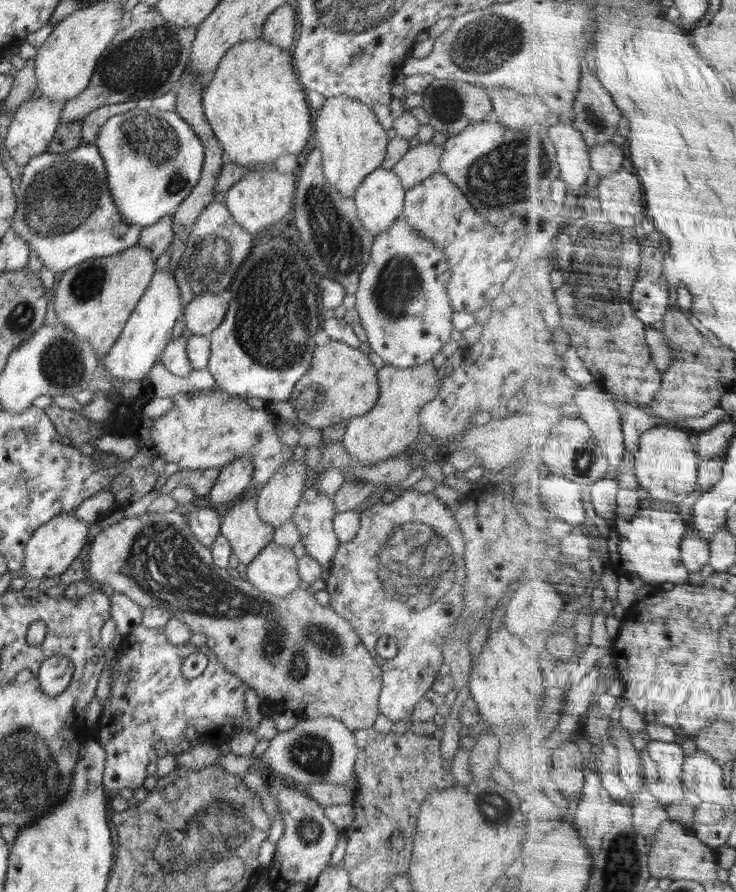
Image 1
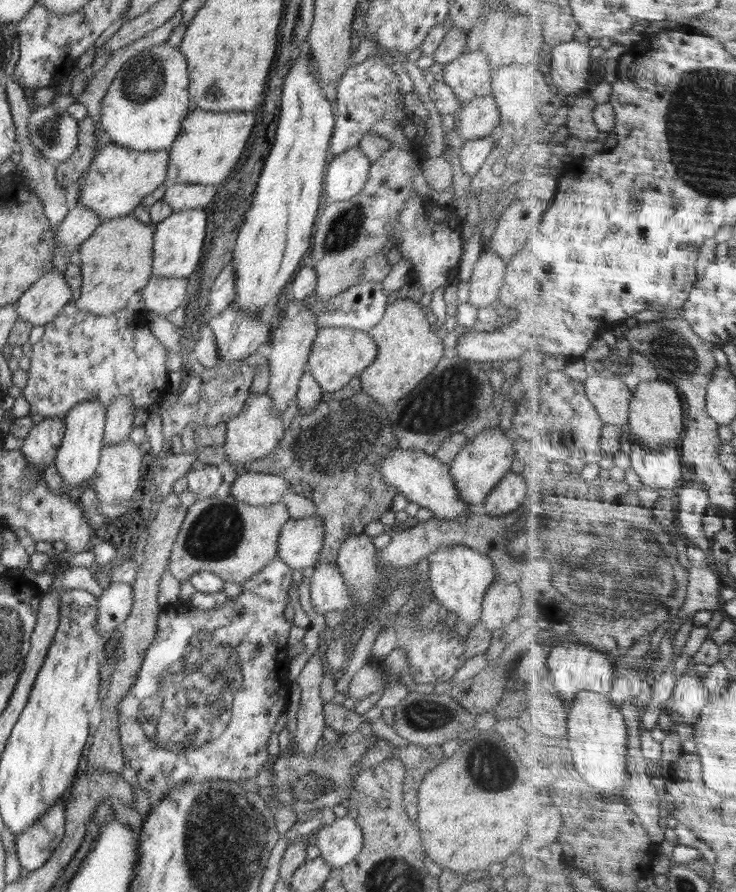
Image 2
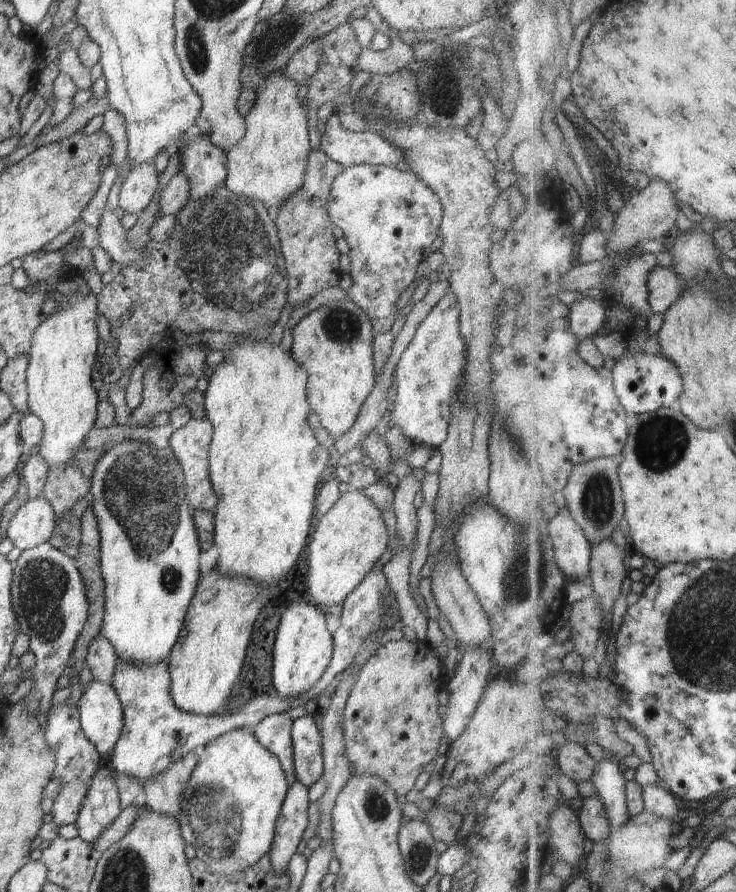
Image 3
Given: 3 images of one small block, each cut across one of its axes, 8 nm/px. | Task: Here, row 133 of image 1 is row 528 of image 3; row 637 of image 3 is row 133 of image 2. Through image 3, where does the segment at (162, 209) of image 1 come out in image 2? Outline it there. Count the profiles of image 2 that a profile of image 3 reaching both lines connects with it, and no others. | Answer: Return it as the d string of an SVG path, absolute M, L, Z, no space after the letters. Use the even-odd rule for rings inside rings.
M168 44L151 47L129 58L120 68L102 99L100 128L106 132L107 140L117 146L139 152L169 152L178 137L183 118L190 112L191 98L188 92L189 76L186 68L184 55Z

